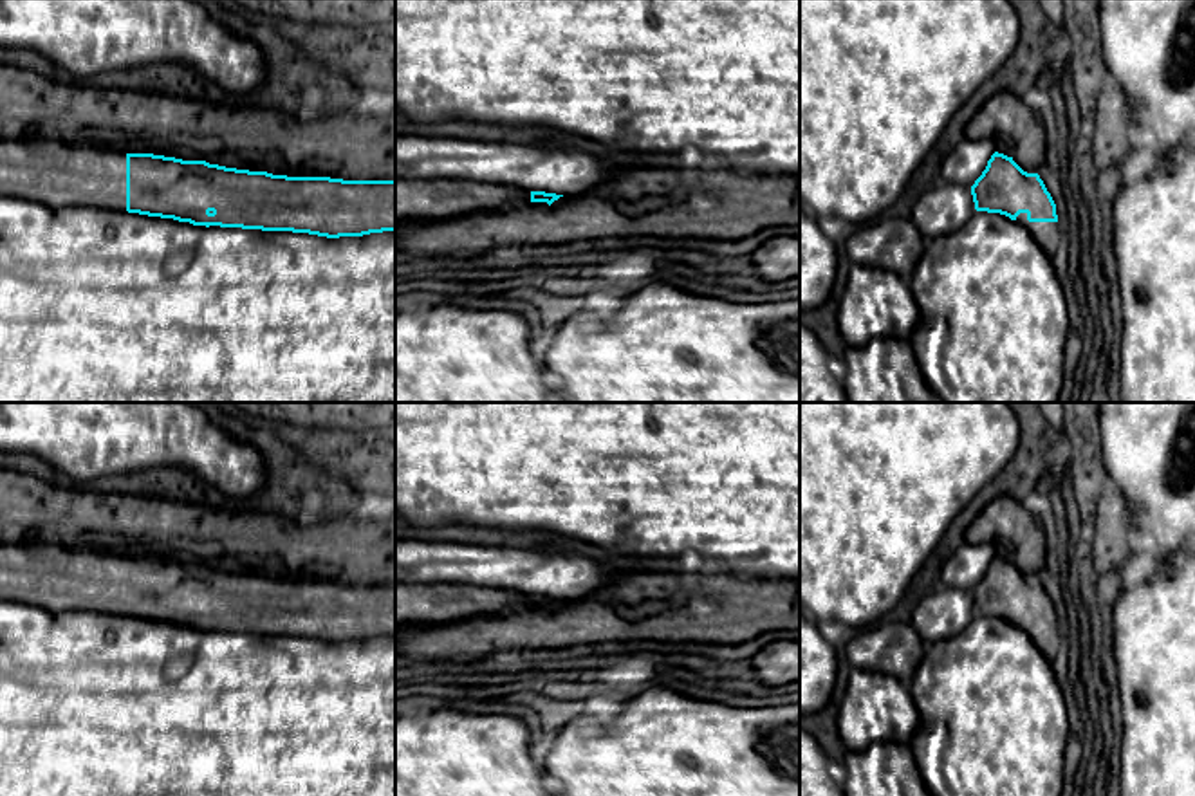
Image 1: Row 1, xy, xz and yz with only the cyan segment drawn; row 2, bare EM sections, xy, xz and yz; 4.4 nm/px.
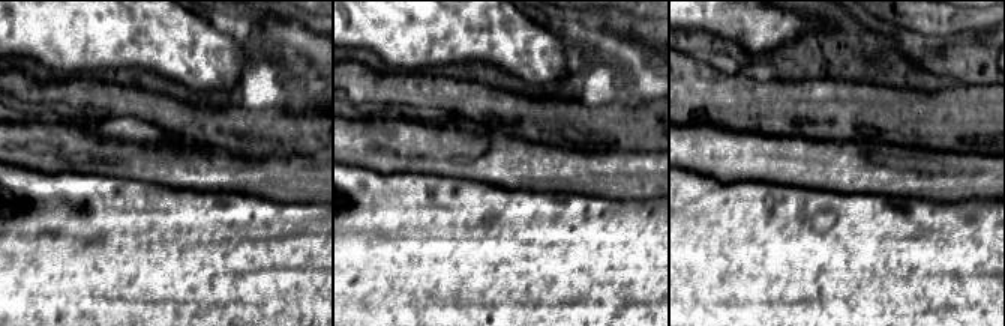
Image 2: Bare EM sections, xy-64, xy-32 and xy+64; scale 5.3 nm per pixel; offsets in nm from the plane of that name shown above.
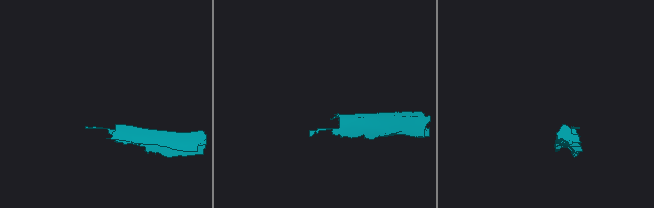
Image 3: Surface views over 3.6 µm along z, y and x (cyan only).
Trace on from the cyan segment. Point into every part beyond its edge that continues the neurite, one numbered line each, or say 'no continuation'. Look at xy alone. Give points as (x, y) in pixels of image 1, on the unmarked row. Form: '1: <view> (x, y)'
1: xy (55, 578)

